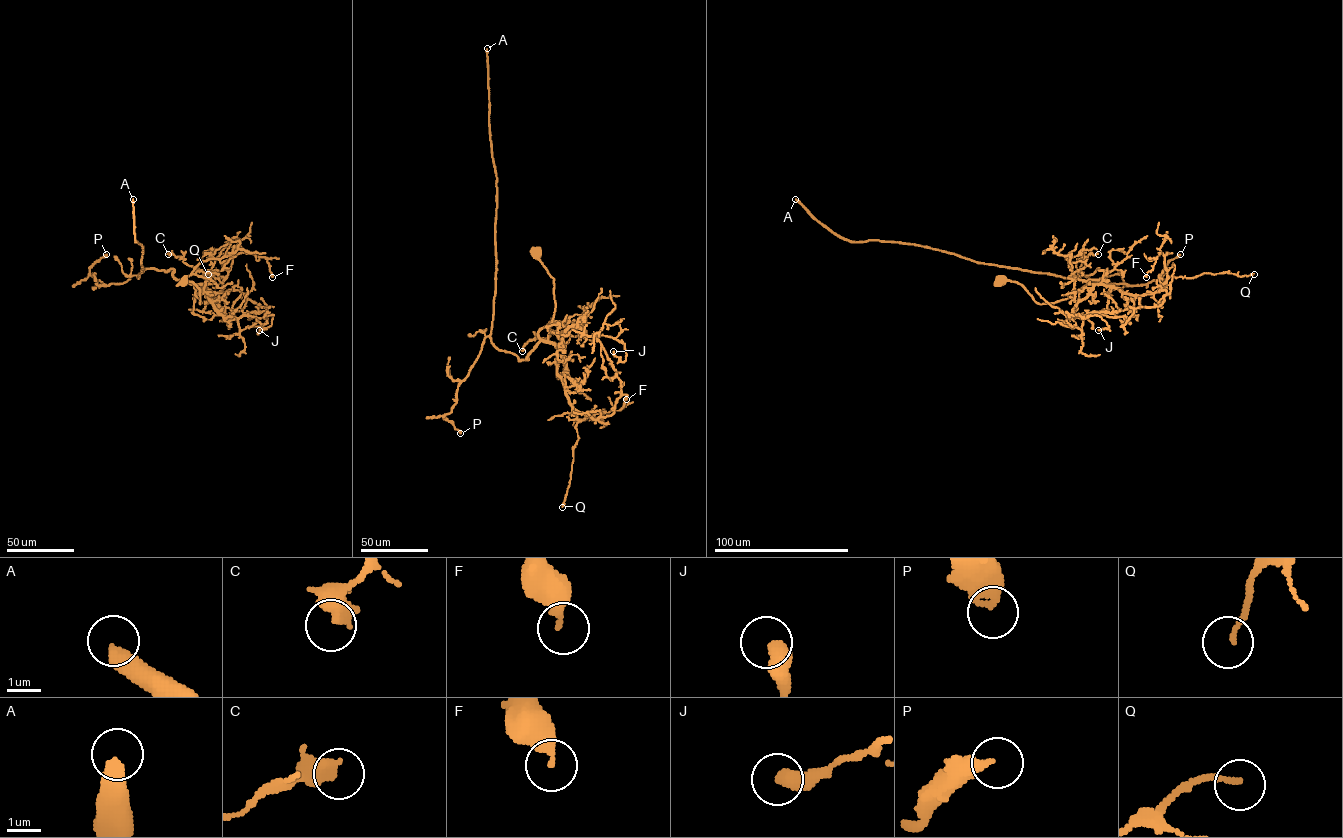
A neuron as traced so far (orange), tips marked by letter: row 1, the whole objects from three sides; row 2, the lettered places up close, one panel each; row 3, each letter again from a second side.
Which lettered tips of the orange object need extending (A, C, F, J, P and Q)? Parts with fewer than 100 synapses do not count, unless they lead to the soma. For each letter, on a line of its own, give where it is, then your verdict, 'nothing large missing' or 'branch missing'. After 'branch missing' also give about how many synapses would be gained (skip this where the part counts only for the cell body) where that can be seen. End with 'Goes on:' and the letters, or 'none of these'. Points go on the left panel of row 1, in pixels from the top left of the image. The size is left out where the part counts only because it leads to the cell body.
A: at (133, 199); branch missing; about 800 synapses
C: at (168, 254); nothing large missing
F: at (272, 277); nothing large missing
J: at (259, 330); nothing large missing
P: at (106, 254); nothing large missing
Q: at (208, 274); nothing large missing
Goes on: A

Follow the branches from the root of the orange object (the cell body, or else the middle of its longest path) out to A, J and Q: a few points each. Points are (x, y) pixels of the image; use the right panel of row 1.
A: (999, 282), (1020, 283), (1046, 304), (1073, 296), (1107, 271), (1065, 278), (917, 245), (851, 241), (795, 199)
J: (999, 282), (1020, 283), (1040, 304), (1066, 299), (1093, 284), (1072, 314), (1100, 316), (1109, 326), (1098, 330)
Q: (999, 282), (1020, 283), (1036, 302), (1046, 304), (1072, 296), (1090, 284), (1144, 295), (1172, 276), (1254, 274)

